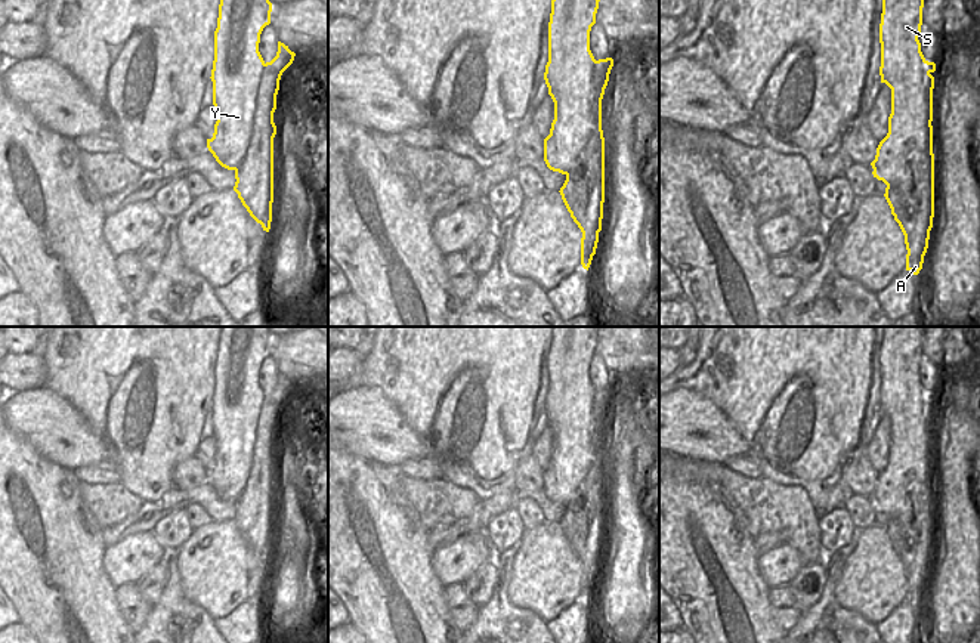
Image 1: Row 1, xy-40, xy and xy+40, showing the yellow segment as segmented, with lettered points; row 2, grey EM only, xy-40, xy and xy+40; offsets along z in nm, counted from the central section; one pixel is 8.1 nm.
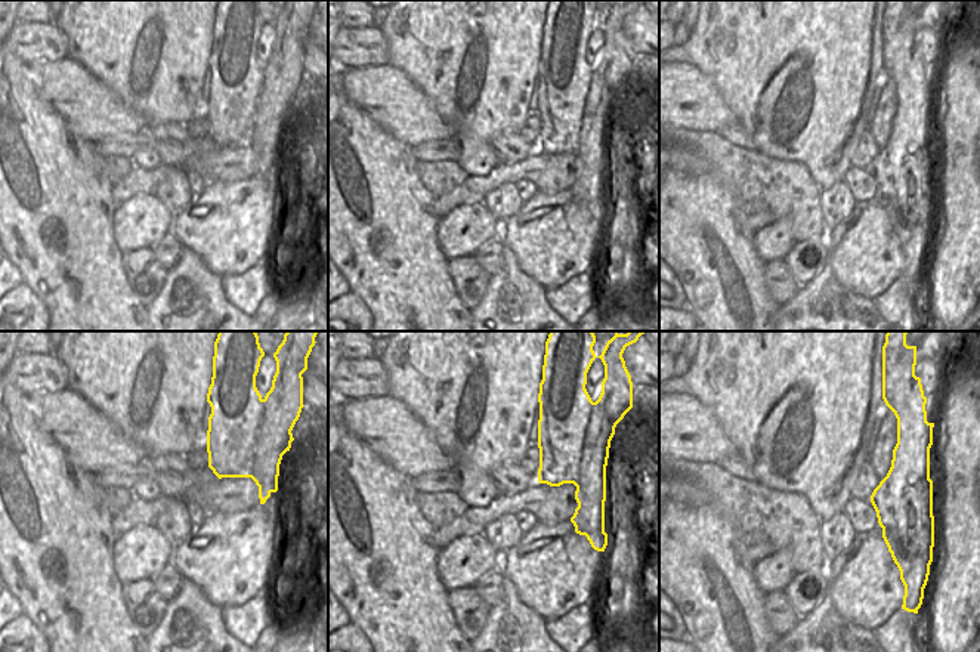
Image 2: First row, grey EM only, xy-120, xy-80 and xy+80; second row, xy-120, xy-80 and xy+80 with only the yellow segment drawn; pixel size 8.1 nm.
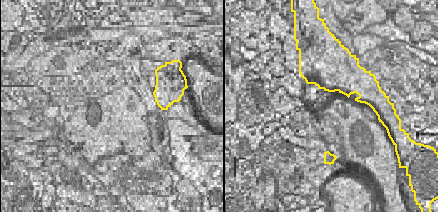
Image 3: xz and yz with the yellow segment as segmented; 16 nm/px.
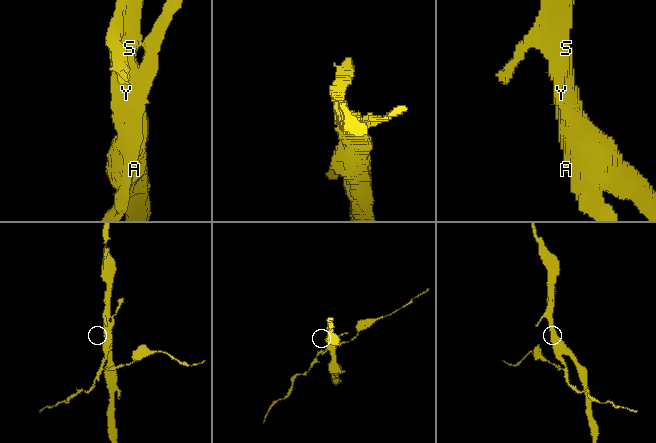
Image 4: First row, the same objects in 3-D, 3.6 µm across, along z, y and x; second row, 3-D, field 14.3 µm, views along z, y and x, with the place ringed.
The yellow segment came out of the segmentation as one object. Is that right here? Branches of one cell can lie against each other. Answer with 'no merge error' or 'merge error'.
merge error

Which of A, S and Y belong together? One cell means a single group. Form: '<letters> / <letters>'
A / S Y

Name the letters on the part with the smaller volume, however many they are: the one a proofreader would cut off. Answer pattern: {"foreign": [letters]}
{"foreign": ["A"]}

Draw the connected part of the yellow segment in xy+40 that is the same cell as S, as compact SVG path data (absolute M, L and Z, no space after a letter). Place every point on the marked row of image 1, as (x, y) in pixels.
M882 0L879 24L881 43L881 83L891 89L891 114L888 117L888 133L877 148L875 160L871 163L874 177L882 180L885 200L891 214L911 211L916 203L912 191L922 180L934 180L933 154L933 89L936 64L928 62L918 40L922 25L924 0Z

